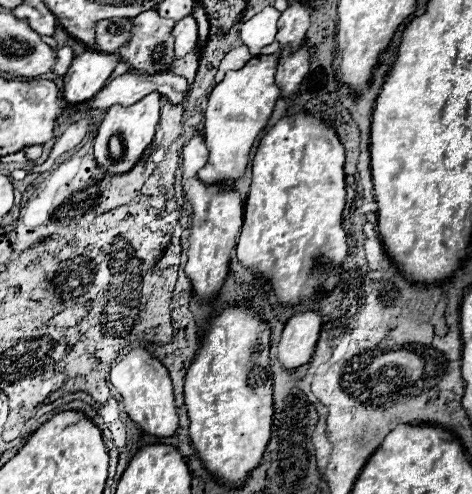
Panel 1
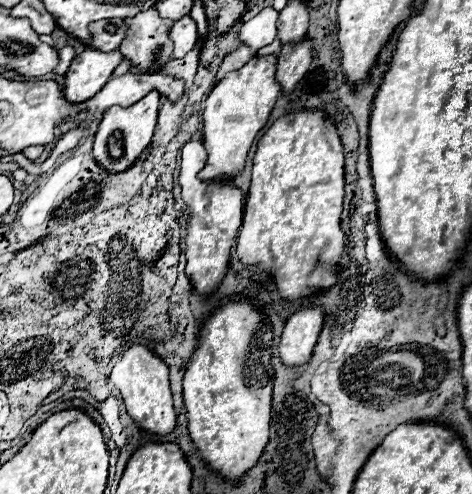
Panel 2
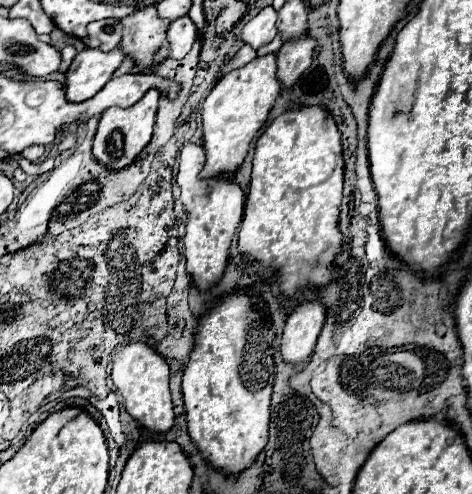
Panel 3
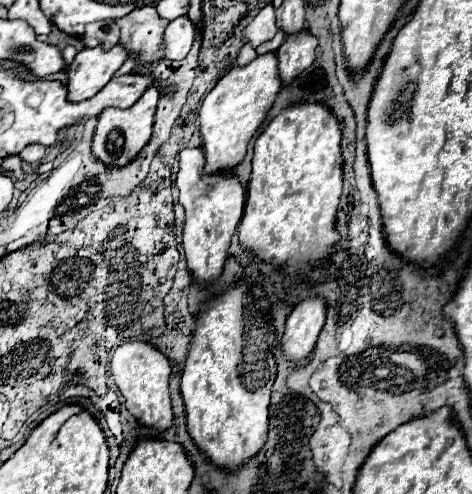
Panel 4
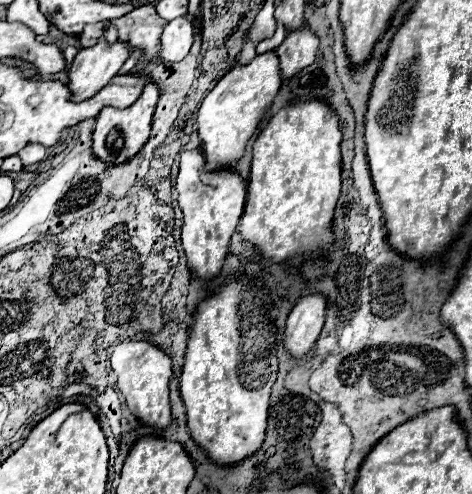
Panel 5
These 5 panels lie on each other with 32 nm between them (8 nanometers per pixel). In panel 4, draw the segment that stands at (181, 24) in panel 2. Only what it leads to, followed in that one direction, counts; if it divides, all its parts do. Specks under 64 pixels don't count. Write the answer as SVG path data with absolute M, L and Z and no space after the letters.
M180 16L166 26L164 32L164 58L166 60L182 60L194 42L194 24L188 16Z

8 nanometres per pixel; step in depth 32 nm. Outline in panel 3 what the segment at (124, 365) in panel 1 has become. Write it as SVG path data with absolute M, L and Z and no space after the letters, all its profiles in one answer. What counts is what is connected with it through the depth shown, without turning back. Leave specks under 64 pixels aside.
M132 342L126 346L120 346L112 352L112 380L120 394L124 396L124 406L128 414L140 422L140 426L156 432L168 432L174 426L174 412L172 412L172 400L168 390L168 376L170 366L166 358L162 358L156 350L152 350L148 344Z

